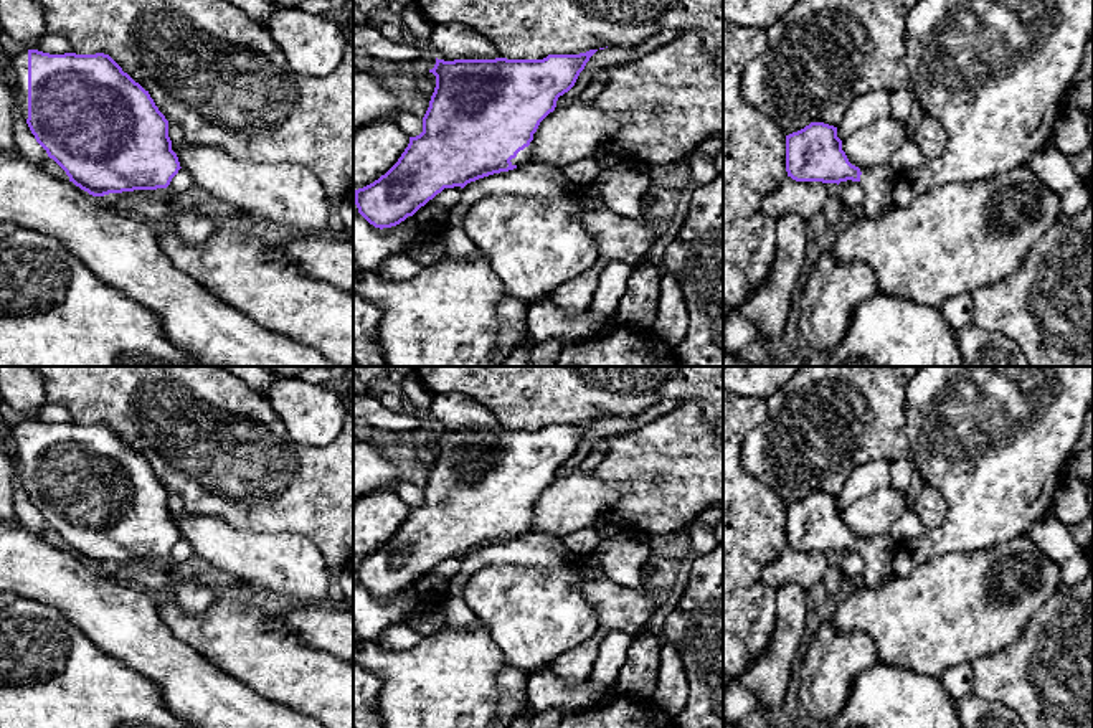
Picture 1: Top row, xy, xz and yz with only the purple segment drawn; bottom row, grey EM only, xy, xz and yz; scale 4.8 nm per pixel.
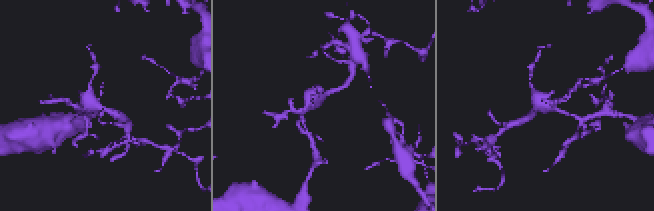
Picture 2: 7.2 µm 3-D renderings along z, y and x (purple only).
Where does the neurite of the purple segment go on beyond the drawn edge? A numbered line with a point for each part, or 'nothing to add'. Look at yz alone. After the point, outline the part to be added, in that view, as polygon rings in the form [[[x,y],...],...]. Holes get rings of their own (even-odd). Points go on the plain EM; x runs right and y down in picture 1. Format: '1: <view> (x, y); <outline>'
1: yz (877, 552); [[[890,533],[877,535],[872,538],[860,538],[860,556],[865,563],[864,578],[860,586],[864,588],[880,588],[893,578],[892,560],[895,555],[897,541]]]

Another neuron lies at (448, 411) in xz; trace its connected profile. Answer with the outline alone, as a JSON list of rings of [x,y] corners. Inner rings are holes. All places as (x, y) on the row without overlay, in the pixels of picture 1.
[[[434,395],[428,423],[444,431],[502,428],[484,404],[464,395]]]

